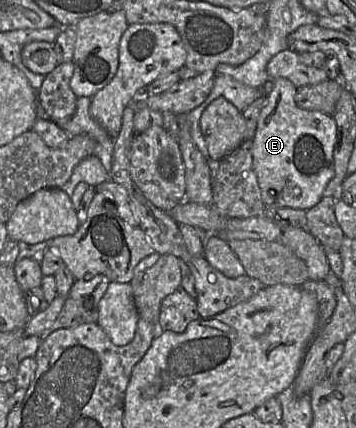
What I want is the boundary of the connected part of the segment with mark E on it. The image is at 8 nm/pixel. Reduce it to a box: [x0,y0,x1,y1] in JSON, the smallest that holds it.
[252,79,337,211]

